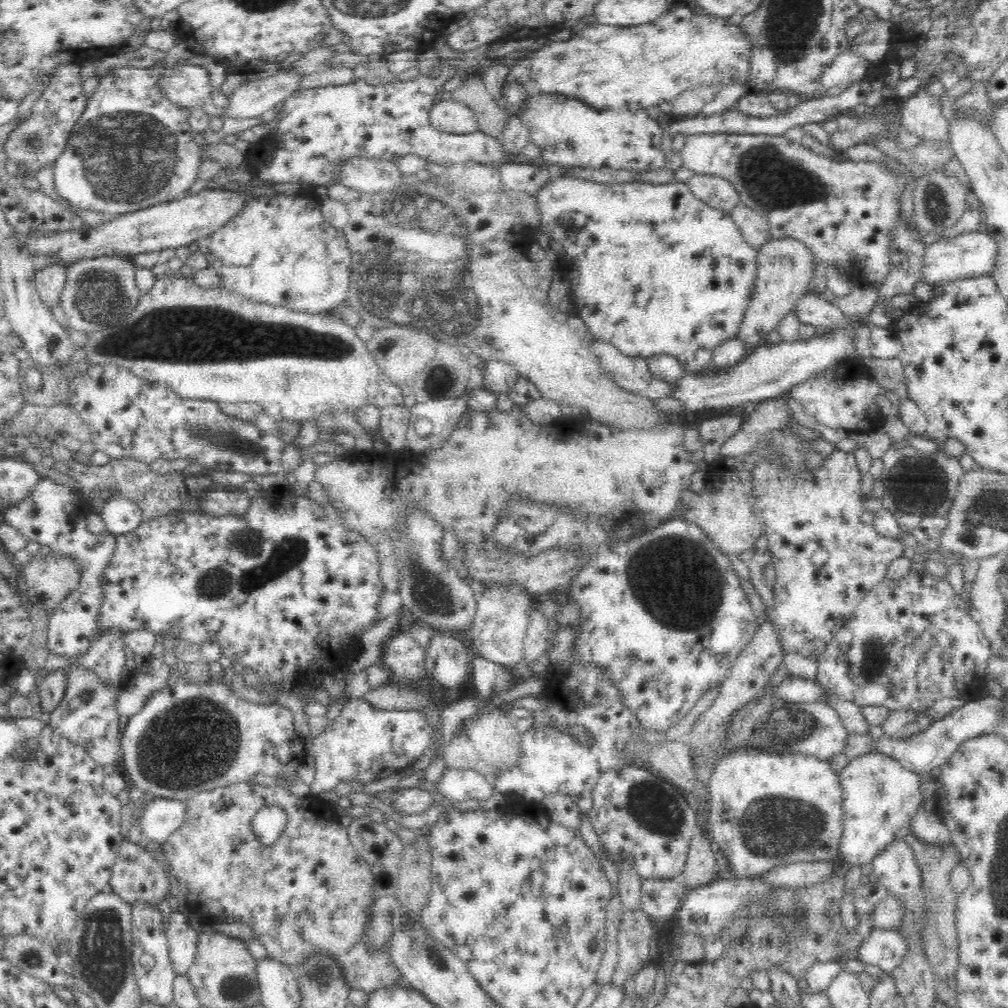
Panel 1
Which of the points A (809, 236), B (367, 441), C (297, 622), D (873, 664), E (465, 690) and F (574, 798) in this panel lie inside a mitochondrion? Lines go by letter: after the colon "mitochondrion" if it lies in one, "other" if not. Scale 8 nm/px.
A: other
B: other
C: other
D: mitochondrion
E: other
F: other

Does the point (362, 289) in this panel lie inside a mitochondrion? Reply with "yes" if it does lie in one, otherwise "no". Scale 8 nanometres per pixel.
yes

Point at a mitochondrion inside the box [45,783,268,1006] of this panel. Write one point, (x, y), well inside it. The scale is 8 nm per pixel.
(100, 953)

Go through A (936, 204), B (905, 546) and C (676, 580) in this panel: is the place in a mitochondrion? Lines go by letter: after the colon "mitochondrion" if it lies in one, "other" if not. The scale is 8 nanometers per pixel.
A: mitochondrion
B: other
C: mitochondrion

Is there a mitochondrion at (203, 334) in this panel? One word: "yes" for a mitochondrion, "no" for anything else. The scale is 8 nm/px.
yes

